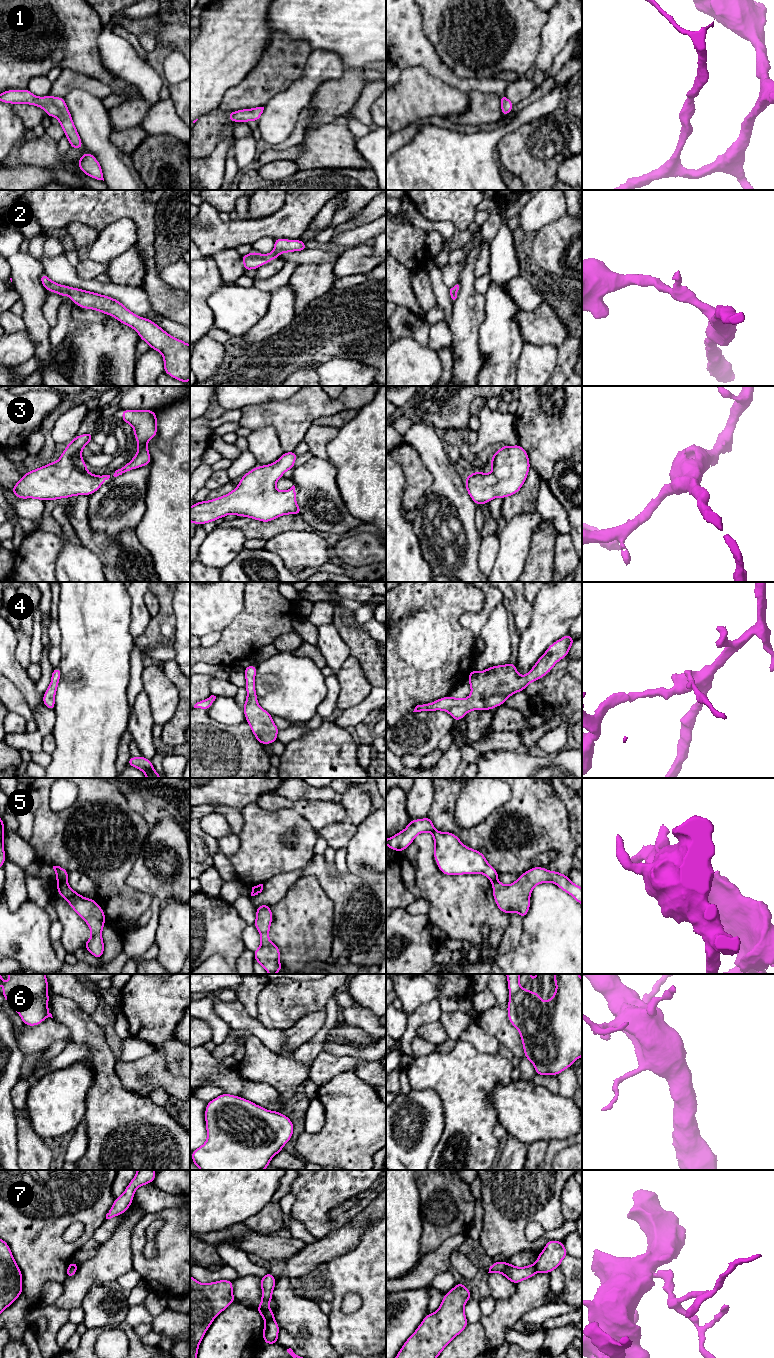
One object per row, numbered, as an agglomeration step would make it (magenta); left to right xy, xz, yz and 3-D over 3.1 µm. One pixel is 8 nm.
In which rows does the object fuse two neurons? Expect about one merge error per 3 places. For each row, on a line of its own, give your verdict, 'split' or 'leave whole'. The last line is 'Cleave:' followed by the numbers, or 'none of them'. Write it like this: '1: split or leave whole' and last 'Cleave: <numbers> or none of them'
1: leave whole
2: leave whole
3: leave whole
4: leave whole
5: split
6: leave whole
7: split
Cleave: 5, 7

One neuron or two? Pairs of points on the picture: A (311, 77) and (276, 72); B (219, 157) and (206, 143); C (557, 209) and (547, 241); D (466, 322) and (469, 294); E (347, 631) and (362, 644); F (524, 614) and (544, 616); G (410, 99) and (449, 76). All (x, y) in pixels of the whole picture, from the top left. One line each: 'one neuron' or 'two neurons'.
A: two neurons
B: two neurons
C: two neurons
D: one neuron
E: one neuron
F: two neurons
G: two neurons

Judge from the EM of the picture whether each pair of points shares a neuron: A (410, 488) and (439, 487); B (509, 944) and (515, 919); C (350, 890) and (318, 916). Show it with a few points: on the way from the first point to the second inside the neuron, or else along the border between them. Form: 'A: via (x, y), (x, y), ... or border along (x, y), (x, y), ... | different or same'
A: border along (425, 464), (431, 474), (432, 482), (416, 507) | different
B: via (511, 938), (515, 925) | same
C: border along (320, 884), (333, 902), (333, 928) | different

